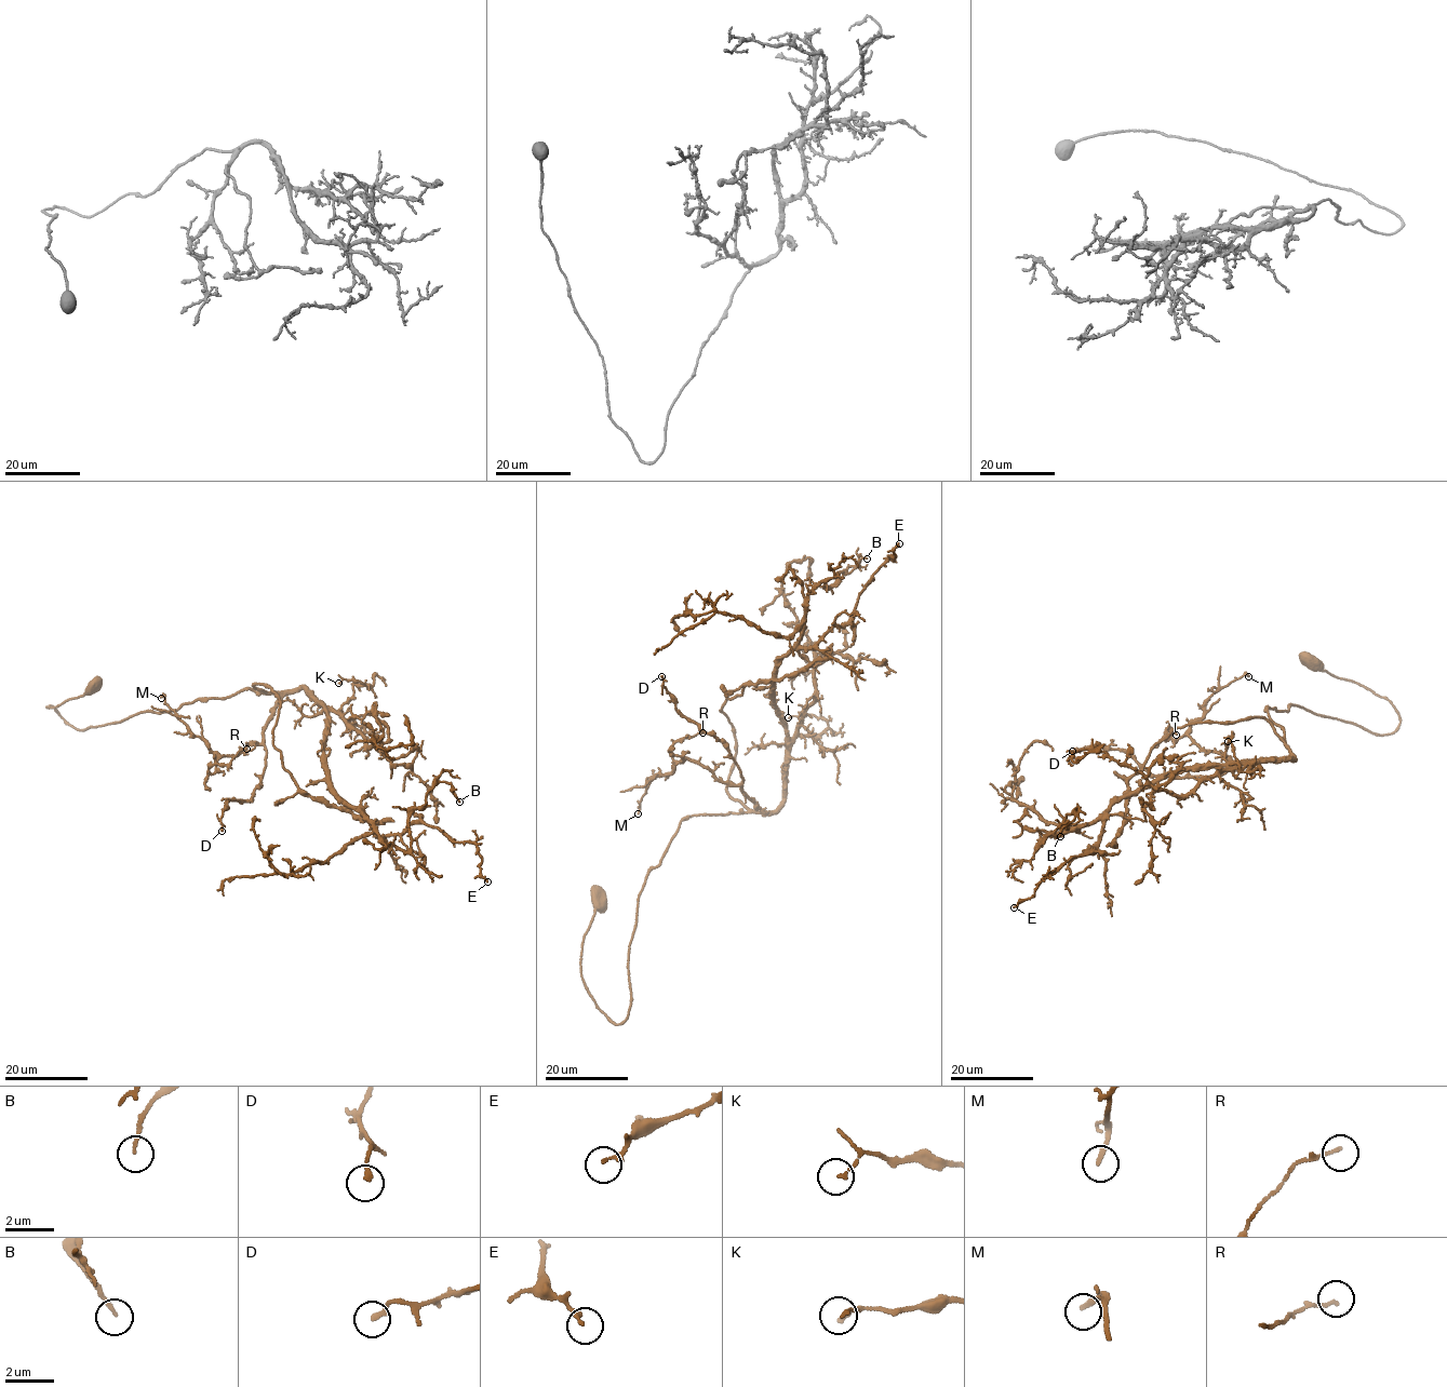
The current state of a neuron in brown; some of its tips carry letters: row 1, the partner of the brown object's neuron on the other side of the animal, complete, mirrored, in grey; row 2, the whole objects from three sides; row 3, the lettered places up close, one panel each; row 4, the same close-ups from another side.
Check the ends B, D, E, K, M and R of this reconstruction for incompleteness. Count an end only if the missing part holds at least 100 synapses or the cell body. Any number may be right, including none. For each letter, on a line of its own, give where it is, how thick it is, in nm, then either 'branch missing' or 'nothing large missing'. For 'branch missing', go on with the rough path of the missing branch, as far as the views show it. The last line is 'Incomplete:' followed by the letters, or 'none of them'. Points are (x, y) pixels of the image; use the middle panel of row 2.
B: (867, 559) | 130 nm | nothing large missing
D: (661, 676) | 180 nm | nothing large missing
E: (899, 543) | 140 nm | nothing large missing
K: (788, 717) | 110 nm | nothing large missing
M: (638, 813) | 180 nm | nothing large missing
R: (702, 732) | 120 nm | nothing large missing
Incomplete: none of them

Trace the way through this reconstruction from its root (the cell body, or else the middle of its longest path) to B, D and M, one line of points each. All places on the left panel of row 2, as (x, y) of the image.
B: (94, 686), (45, 707), (83, 731), (303, 687), (330, 718), (336, 793), (405, 851), (434, 785), (459, 802)
D: (94, 686), (45, 707), (83, 731), (244, 688), (280, 696), (264, 731), (260, 785), (226, 804), (222, 831)
M: (94, 686), (45, 707), (83, 731), (244, 688), (280, 696), (260, 743), (235, 755), (217, 755), (161, 698)

